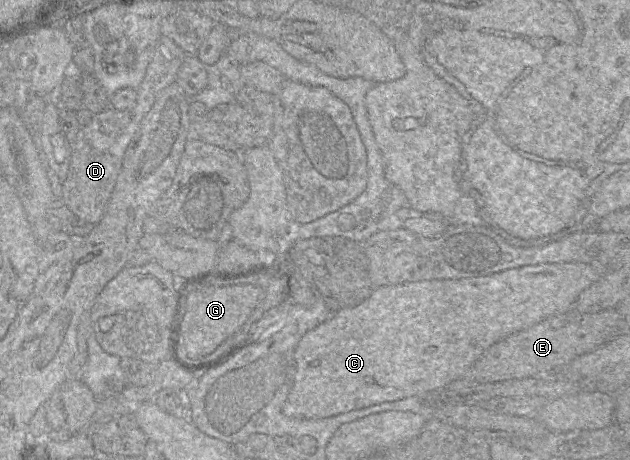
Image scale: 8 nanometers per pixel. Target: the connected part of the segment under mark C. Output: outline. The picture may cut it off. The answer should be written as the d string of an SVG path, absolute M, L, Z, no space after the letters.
M544 263L512 268L480 277L423 280L377 287L361 304L354 307L342 307L331 319L308 331L301 338L294 352L296 362L294 384L283 404L282 412L285 416L295 418L327 418L383 402L421 396L427 392L444 388L451 382L462 378L472 364L496 342L511 334L525 330L547 317L573 309L579 295L599 280L604 273L606 272L585 263Z

